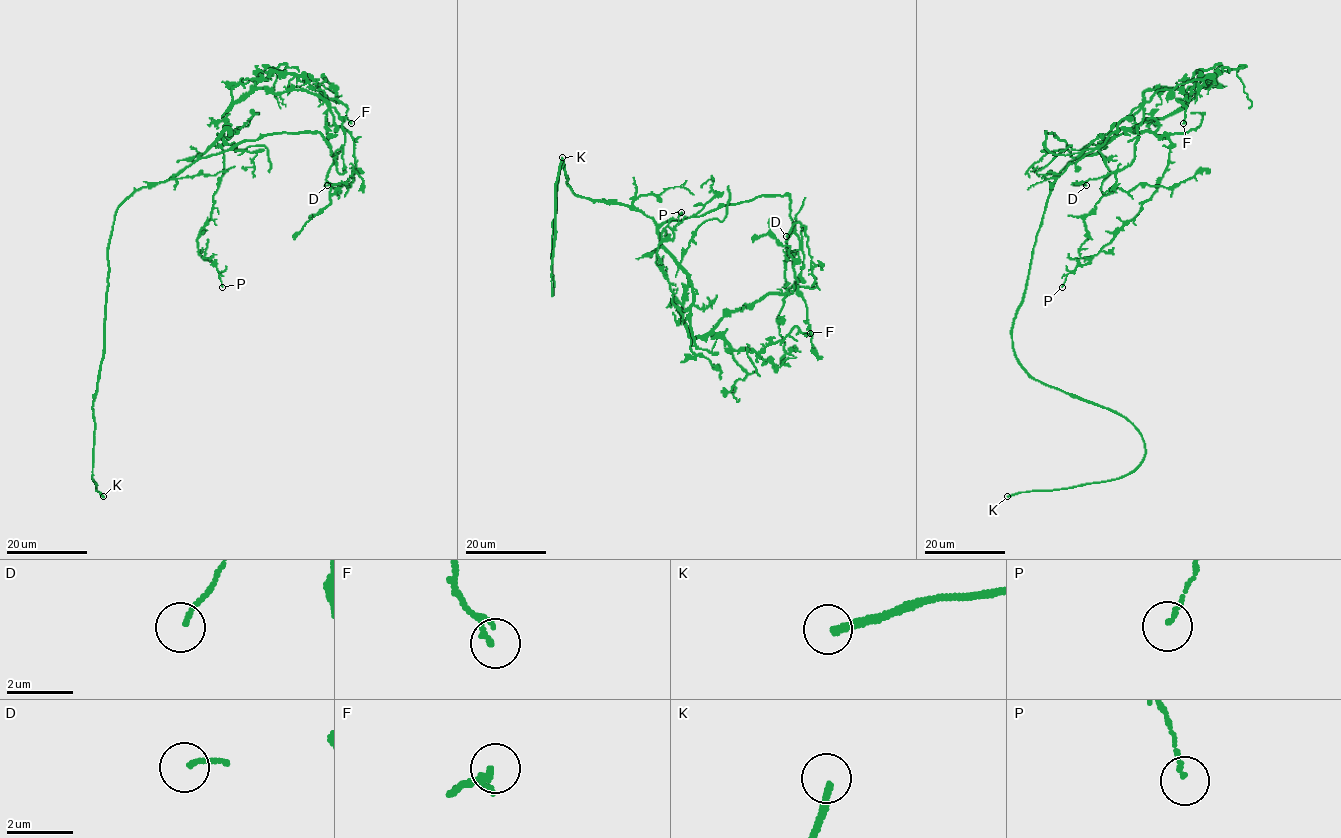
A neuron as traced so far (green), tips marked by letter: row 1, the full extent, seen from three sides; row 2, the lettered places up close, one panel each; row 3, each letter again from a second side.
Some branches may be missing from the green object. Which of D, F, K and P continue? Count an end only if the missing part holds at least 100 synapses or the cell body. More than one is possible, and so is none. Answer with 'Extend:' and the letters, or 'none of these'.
Extend: K

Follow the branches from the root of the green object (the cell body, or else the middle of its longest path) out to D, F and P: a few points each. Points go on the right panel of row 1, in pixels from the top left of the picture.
D: (1049, 194), (1071, 161), (1187, 98), (1147, 90), (1134, 160), (1072, 183), (1086, 185)
F: (1049, 194), (1071, 161), (1180, 111), (1200, 72), (1176, 99), (1183, 123)
P: (1049, 194), (1071, 161), (1095, 155), (1121, 129), (1153, 132), (1170, 143), (1157, 190), (1062, 287)

